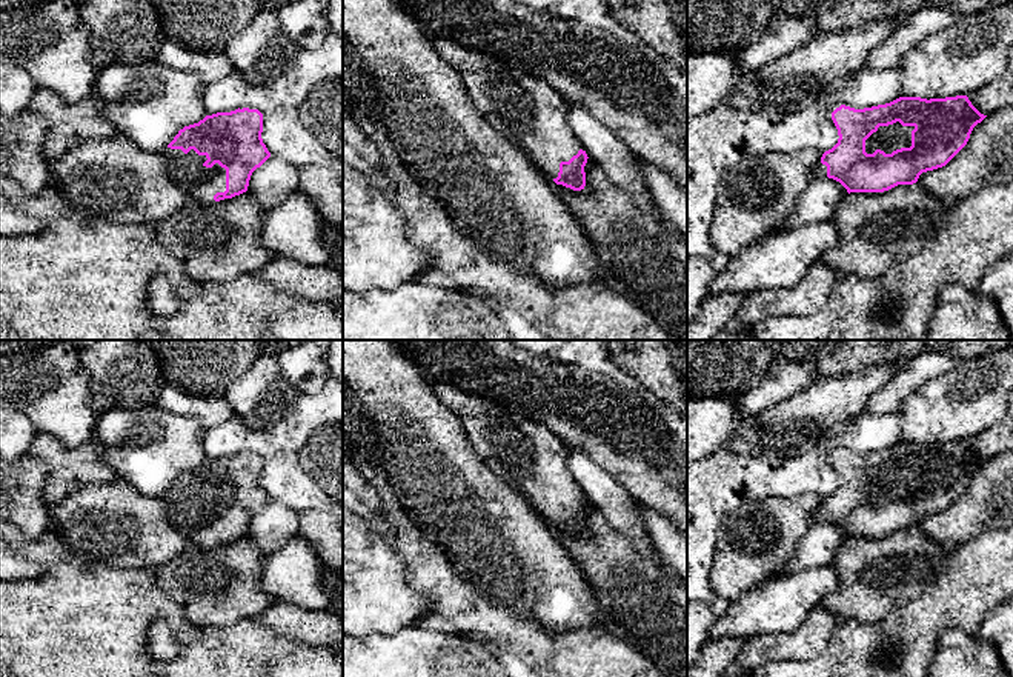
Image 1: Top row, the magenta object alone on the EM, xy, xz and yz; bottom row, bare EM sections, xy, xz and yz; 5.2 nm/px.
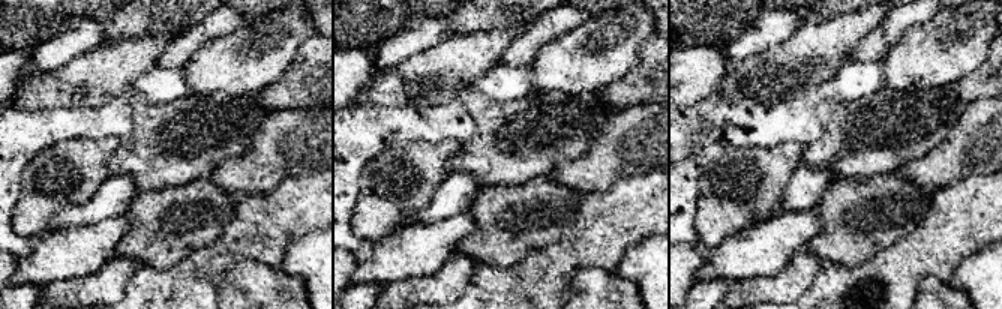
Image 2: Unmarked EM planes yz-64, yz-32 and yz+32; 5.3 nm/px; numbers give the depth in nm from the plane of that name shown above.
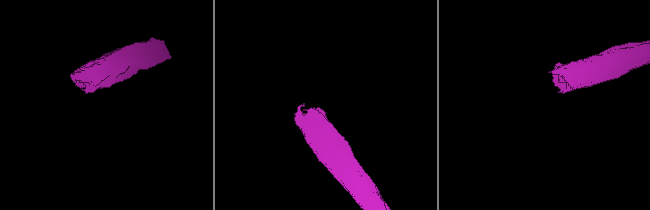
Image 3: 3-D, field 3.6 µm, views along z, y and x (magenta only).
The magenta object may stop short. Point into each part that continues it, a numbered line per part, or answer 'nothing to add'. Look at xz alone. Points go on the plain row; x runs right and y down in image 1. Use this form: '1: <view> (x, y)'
1: xz (523, 454)

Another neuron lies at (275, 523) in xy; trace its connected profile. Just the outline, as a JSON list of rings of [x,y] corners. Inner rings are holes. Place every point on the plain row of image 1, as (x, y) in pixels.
[[[271,500],[249,525],[247,537],[266,557],[298,535],[298,511]]]

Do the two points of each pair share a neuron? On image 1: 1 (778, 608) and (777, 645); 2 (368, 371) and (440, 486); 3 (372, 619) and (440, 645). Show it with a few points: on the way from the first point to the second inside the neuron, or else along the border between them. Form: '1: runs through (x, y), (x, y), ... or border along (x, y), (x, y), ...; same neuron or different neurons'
1: border along (809, 616), (795, 630), (764, 633), (746, 640); different neurons
2: runs through (397, 400), (418, 430), (426, 457); same neuron
3: border along (418, 625), (365, 636); different neurons

